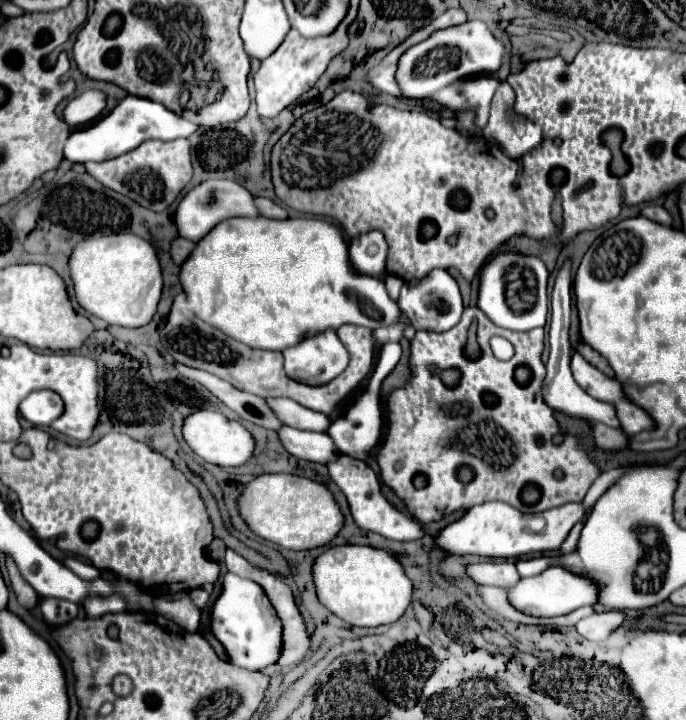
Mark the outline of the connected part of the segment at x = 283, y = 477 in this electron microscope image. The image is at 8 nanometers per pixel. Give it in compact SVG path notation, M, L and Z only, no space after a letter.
M262 474L248 482L238 498L238 512L248 528L286 550L326 546L342 528L342 512L324 484L292 474Z

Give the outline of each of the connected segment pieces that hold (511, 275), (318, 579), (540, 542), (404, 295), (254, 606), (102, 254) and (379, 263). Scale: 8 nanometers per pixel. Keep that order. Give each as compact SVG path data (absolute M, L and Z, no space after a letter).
M500 252L492 256L480 270L478 308L496 324L508 330L532 330L544 326L548 312L548 270L538 256L526 256L520 252Z
M332 546L314 560L312 580L320 604L354 626L396 622L412 598L412 582L406 578L400 562L386 550L372 546Z
M484 502L480 506L472 506L462 518L442 528L434 542L436 548L440 548L444 554L450 556L486 556L498 554L500 558L520 558L534 552L556 552L560 544L566 540L572 526L580 520L584 520L584 506L576 502L568 502L558 508L550 508L538 514L524 514L510 504L504 502Z
M442 268L432 270L422 280L404 282L404 286L400 290L398 306L408 316L410 324L416 330L428 330L428 332L446 332L446 330L454 328L460 322L460 316L462 316L462 310L464 310L462 296L460 296L456 280Z
M226 574L224 590L214 602L210 612L210 630L216 640L224 646L228 662L246 670L260 670L264 666L276 664L278 648L280 648L280 624L278 616L274 616L274 608L270 608L270 600L262 594L262 588L252 580Z
M134 234L90 236L74 246L68 268L76 300L92 316L128 328L138 328L152 320L162 294L162 274L158 256L144 238Z
M368 232L350 242L350 260L360 274L378 276L384 272L388 244L382 232Z

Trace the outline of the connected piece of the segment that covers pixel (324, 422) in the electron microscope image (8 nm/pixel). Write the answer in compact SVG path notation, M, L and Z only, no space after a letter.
M266 398L266 404L276 414L276 418L292 428L298 430L314 430L314 432L326 432L330 426L330 420L326 414L306 410L304 406L296 404L290 398Z

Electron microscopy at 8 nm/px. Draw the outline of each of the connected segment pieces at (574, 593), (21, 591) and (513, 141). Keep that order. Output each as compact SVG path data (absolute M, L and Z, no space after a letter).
M552 566L538 576L522 578L516 586L506 588L506 592L508 592L508 602L518 612L524 612L528 616L538 616L538 618L550 618L550 616L568 614L580 606L592 606L596 602L596 596L598 596L598 586L582 576L570 574L564 568Z
M8 558L8 574L10 574L10 584L16 594L18 604L24 606L26 610L32 610L38 604L38 594L34 592L34 588L28 582L24 582L24 578L20 576L18 568L14 566L14 562L10 558Z
M500 82L492 106L490 106L490 122L484 128L484 138L496 144L508 158L518 160L526 150L532 150L542 142L542 134L530 120L516 116L512 112L514 90L508 82Z

